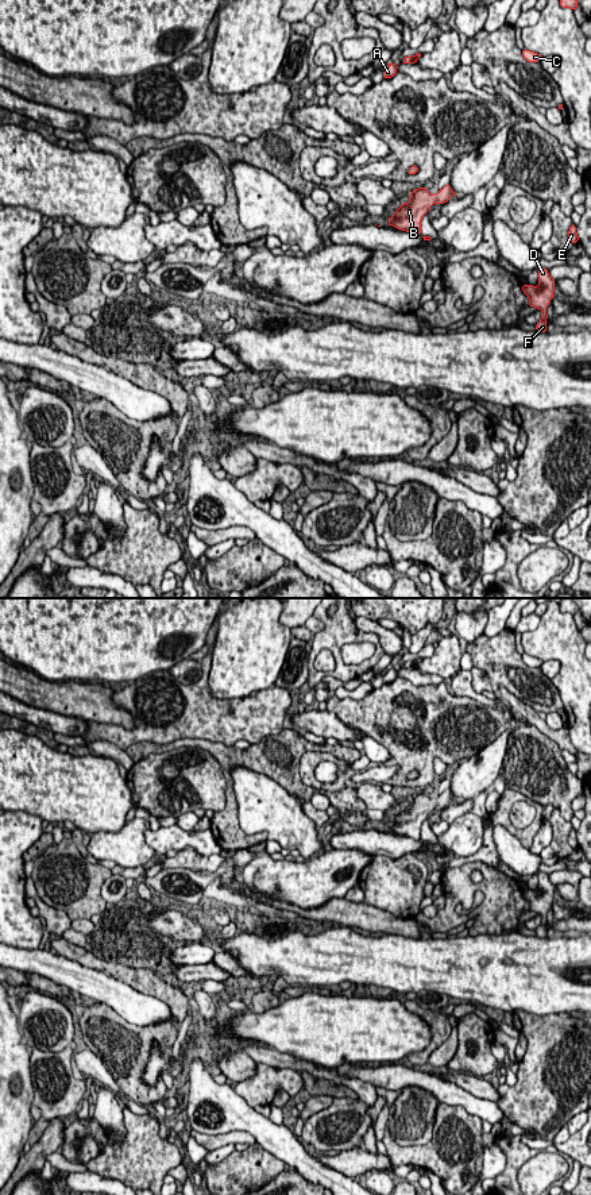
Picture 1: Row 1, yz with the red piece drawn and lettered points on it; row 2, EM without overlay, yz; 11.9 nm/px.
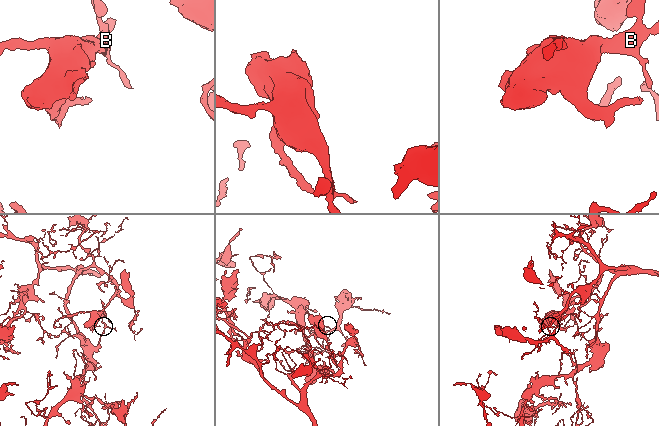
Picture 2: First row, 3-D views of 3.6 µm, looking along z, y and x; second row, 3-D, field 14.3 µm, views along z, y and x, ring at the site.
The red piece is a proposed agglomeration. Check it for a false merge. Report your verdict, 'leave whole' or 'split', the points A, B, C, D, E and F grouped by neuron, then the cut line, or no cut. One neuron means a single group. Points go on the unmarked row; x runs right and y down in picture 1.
leave whole; A B C D E F; no cut

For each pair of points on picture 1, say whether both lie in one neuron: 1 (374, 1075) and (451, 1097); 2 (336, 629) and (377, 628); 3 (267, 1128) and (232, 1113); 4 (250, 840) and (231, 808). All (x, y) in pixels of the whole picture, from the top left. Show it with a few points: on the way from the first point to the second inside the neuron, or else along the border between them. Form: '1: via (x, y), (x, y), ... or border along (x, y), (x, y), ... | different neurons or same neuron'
1: via (393, 1076), (418, 1078), (432, 1084) | same neuron
2: border along (354, 620), (359, 629) | different neurons
3: via (259, 1126), (240, 1117) | same neuron
4: via (240, 836), (231, 827), (231, 817) | same neuron

